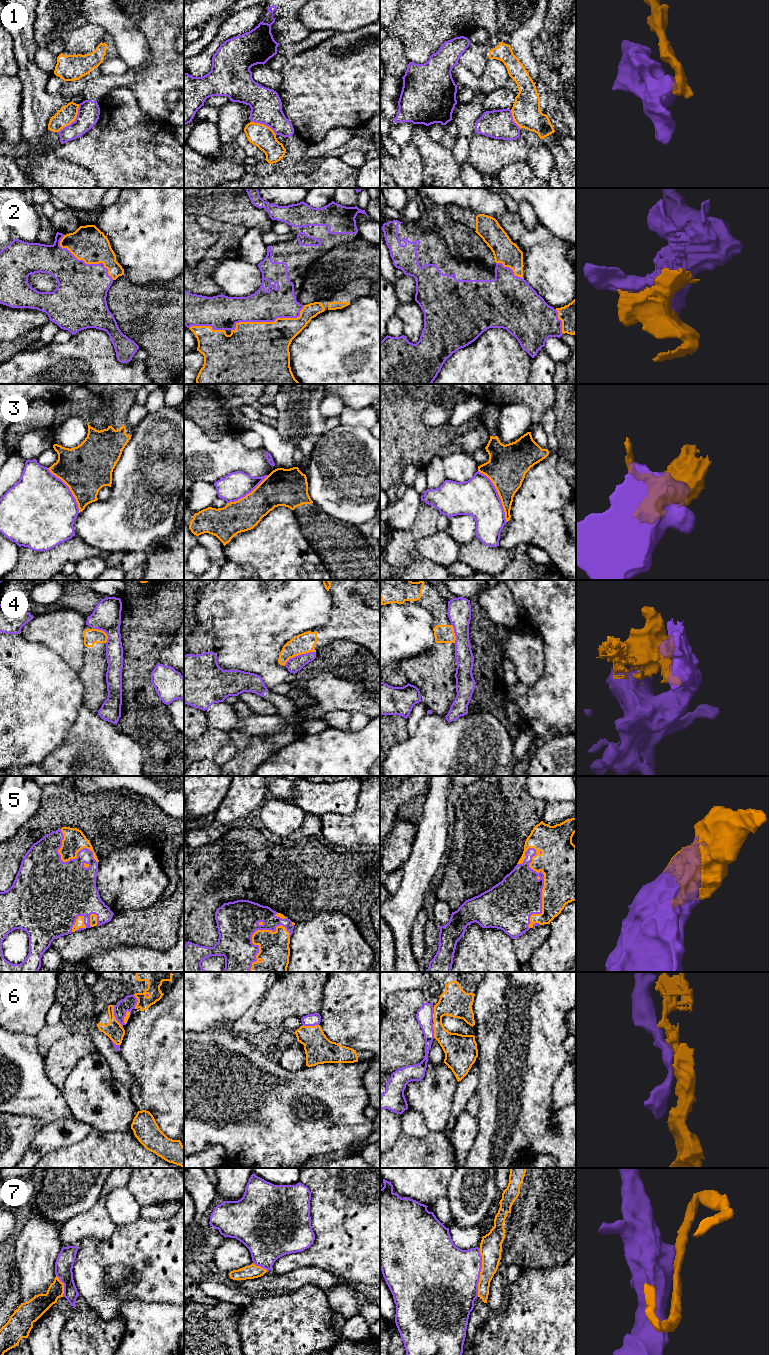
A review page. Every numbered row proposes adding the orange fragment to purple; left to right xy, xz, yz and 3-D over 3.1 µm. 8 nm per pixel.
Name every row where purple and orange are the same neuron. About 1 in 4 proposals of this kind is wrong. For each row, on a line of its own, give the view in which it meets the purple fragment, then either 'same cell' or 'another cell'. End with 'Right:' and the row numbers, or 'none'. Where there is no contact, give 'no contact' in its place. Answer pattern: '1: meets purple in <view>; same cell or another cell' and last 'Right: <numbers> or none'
1: meets purple in xy; another cell
2: meets purple in xz; same cell
3: meets purple in yz; another cell
4: meets purple in xz; another cell
5: meets purple in yz; same cell
6: meets purple in xy; another cell
7: meets purple in yz; another cell
Right: 2, 5

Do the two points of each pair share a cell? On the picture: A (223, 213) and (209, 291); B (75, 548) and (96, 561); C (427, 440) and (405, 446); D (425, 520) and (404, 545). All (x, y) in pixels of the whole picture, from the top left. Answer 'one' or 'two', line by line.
A: two
B: two
C: one
D: one

